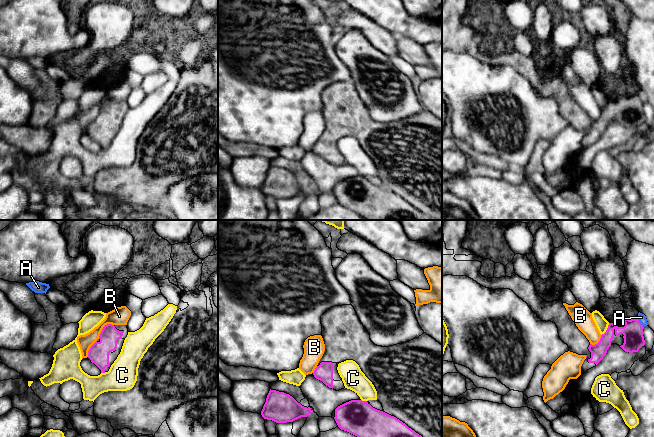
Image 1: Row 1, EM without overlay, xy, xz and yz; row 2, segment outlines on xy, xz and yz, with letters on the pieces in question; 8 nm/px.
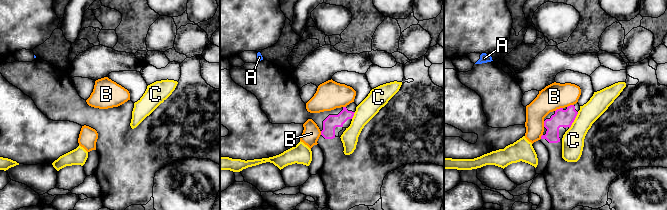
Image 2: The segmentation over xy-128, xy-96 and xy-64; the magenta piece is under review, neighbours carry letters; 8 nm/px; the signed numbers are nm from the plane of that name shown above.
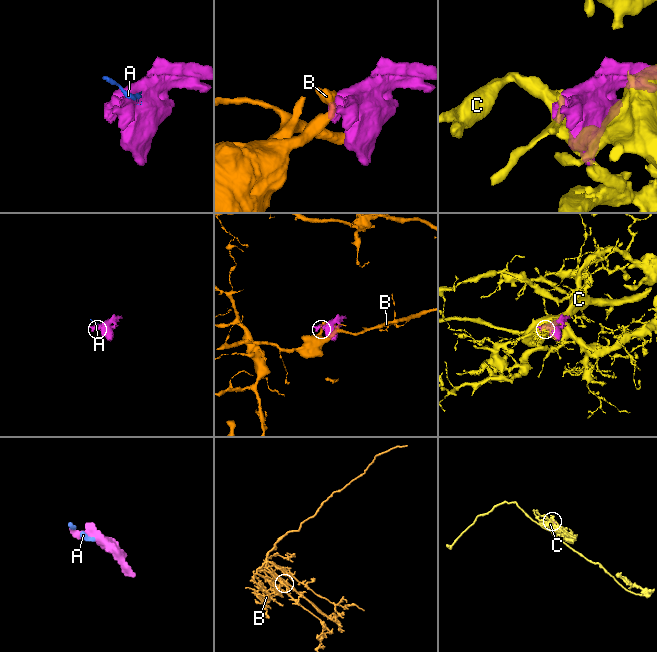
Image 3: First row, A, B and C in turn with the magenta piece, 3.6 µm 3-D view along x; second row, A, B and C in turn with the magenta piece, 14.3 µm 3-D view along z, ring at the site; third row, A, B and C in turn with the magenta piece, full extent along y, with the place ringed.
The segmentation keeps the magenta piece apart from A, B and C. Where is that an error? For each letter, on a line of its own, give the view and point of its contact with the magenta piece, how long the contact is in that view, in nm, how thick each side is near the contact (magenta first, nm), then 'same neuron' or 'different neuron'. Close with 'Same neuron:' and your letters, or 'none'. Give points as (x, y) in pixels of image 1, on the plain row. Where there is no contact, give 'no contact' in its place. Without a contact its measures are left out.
A: contact yz (640, 99); length 100 nm; calibres 160 and 70 nm; different neuron
B: contact xy (103, 104); length 170 nm; calibres 160 and 140 nm; different neuron
C: contact yz (607, 105); length 120 nm; calibres 160 and 100 nm; different neuron
Same neuron: none

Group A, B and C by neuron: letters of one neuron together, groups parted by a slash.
A / B / C

